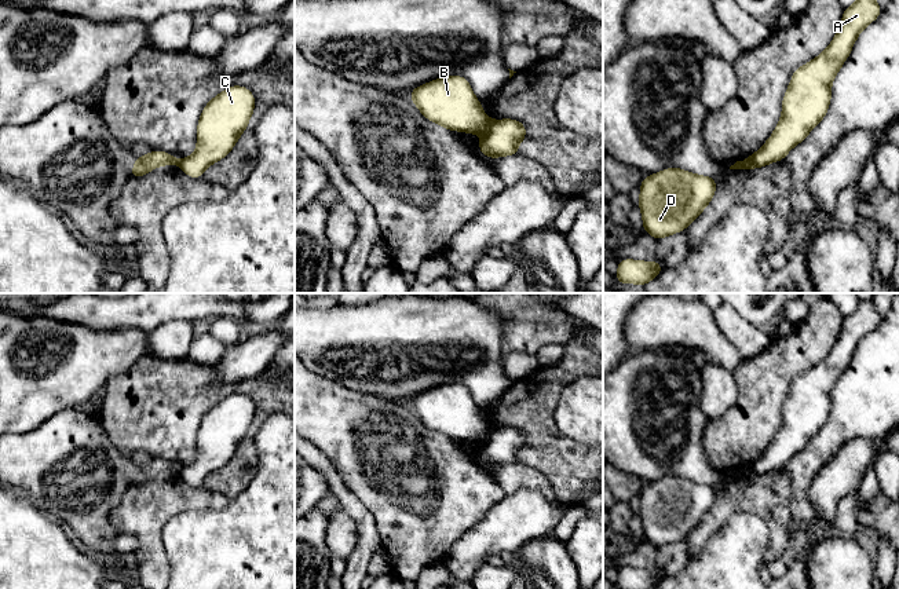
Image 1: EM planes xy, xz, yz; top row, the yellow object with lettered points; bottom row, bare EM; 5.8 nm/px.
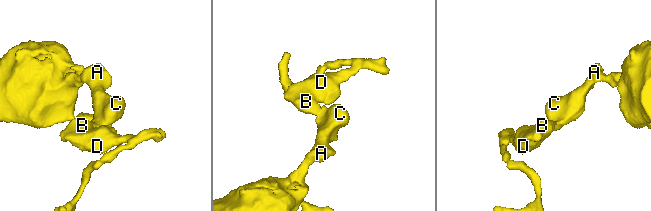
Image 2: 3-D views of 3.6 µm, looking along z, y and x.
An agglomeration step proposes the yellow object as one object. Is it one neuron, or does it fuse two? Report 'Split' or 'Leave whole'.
Split

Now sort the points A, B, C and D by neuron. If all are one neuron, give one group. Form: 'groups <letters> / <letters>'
groups A C / B D

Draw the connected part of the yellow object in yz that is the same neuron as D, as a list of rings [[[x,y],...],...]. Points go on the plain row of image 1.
[[[669,475],[644,484],[639,497],[643,539],[659,549],[690,535],[712,509],[717,489]]]

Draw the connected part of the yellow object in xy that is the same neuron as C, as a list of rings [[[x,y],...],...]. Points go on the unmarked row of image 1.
[[[231,394],[212,406],[198,427],[195,460],[178,468],[179,476],[189,486],[200,487],[208,475],[227,465],[246,439],[255,410],[244,394]]]

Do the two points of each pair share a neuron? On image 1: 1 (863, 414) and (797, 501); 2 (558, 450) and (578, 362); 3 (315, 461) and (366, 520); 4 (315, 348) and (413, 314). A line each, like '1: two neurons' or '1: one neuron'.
1: one neuron
2: one neuron
3: one neuron
4: one neuron

